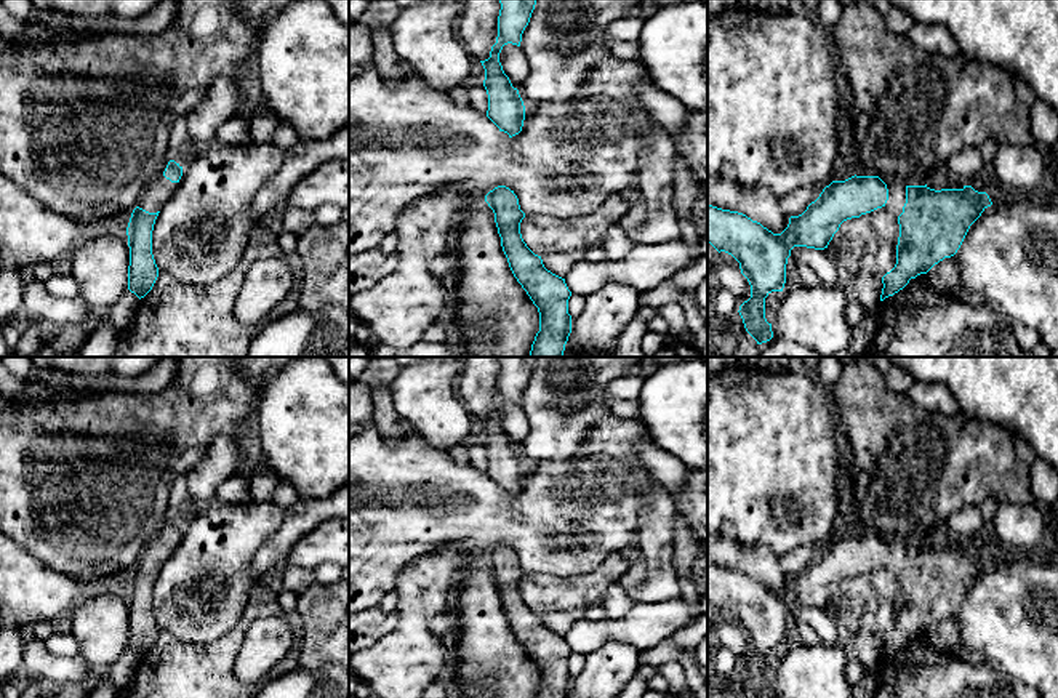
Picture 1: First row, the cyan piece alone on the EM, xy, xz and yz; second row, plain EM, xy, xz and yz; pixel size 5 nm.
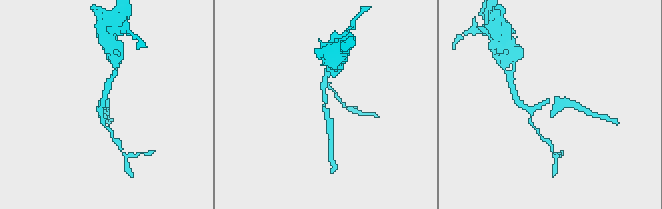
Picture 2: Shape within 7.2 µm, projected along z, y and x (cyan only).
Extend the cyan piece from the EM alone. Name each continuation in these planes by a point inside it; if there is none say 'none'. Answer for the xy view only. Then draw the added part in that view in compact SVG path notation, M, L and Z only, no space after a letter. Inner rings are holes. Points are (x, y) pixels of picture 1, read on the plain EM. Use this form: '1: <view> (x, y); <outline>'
1: xy (160, 548); M162 532L144 548L138 565L149 572L157 572L171 557L176 546L178 541L171 541Z

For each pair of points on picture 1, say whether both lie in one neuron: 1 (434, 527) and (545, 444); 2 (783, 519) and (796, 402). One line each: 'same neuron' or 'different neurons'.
1: different neurons
2: same neuron

